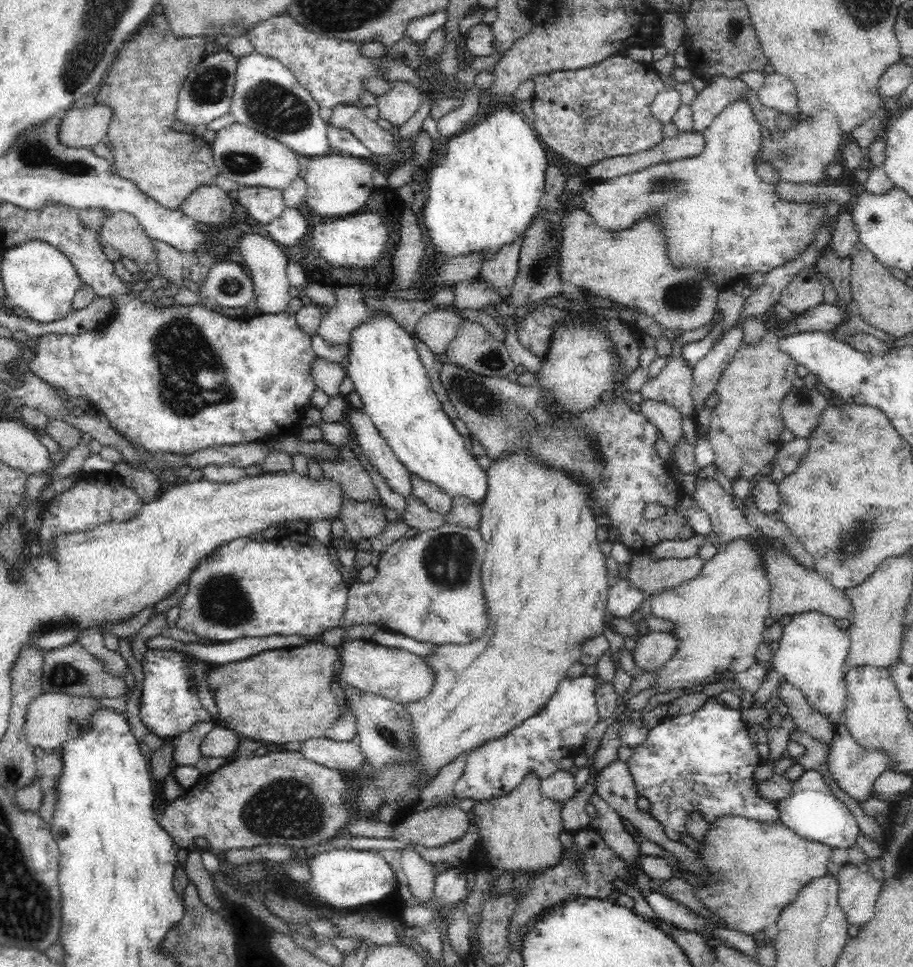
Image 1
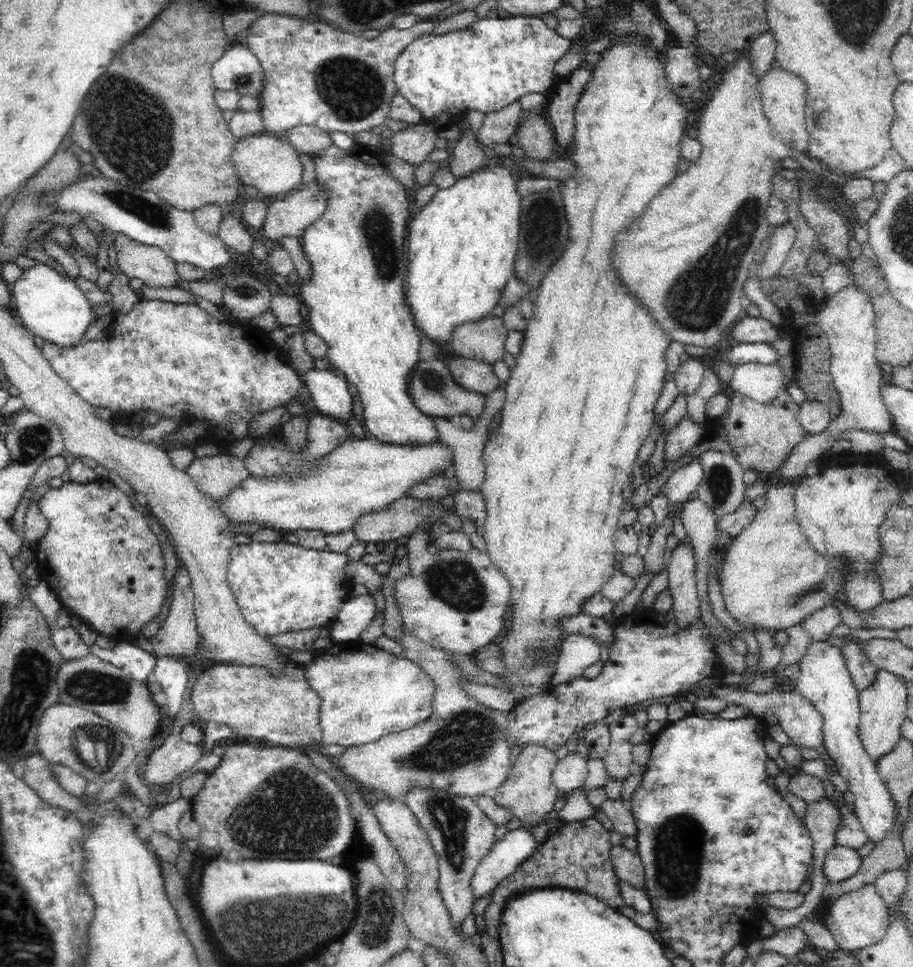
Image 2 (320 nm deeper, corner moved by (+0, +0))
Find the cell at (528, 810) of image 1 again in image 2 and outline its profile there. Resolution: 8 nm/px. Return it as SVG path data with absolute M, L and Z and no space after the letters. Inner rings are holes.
M526 742L522 746L506 782L493 793L496 804L512 810L513 816L520 818L526 829L531 830L530 826L542 823L544 815L554 808L554 803L561 796L551 777L558 762L556 753L548 746L540 746L537 742Z

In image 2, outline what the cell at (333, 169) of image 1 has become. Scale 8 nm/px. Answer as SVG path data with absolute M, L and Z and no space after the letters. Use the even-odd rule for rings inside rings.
M316 180L305 189L299 188L287 194L283 200L269 200L262 234L270 240L285 236L298 239L307 226L322 216L324 206L325 194Z

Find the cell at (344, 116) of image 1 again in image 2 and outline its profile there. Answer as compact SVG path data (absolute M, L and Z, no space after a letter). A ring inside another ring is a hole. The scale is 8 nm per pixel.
M298 125L282 133L281 137L288 140L299 154L311 154L324 150L332 145L329 133L316 126Z

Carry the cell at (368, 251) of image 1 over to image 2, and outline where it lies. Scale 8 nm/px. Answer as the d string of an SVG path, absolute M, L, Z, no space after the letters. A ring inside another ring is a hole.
M332 144L315 152L313 162L315 180L325 194L326 206L322 216L307 226L298 238L300 253L310 265L310 278L304 280L300 288L302 303L308 306L310 328L326 341L325 356L334 370L356 387L364 405L364 429L370 437L398 445L434 442L439 439L434 422L413 406L407 394L406 376L418 362L420 336L402 297L402 284L408 272L404 240L410 218L405 186L386 174L387 159L371 156L357 145L342 150Z

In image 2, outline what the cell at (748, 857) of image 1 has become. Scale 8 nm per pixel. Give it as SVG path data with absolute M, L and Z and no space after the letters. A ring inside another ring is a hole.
M835 846L826 853L824 875L830 883L840 883L852 876L856 876L860 868L862 857L856 849L847 846Z

